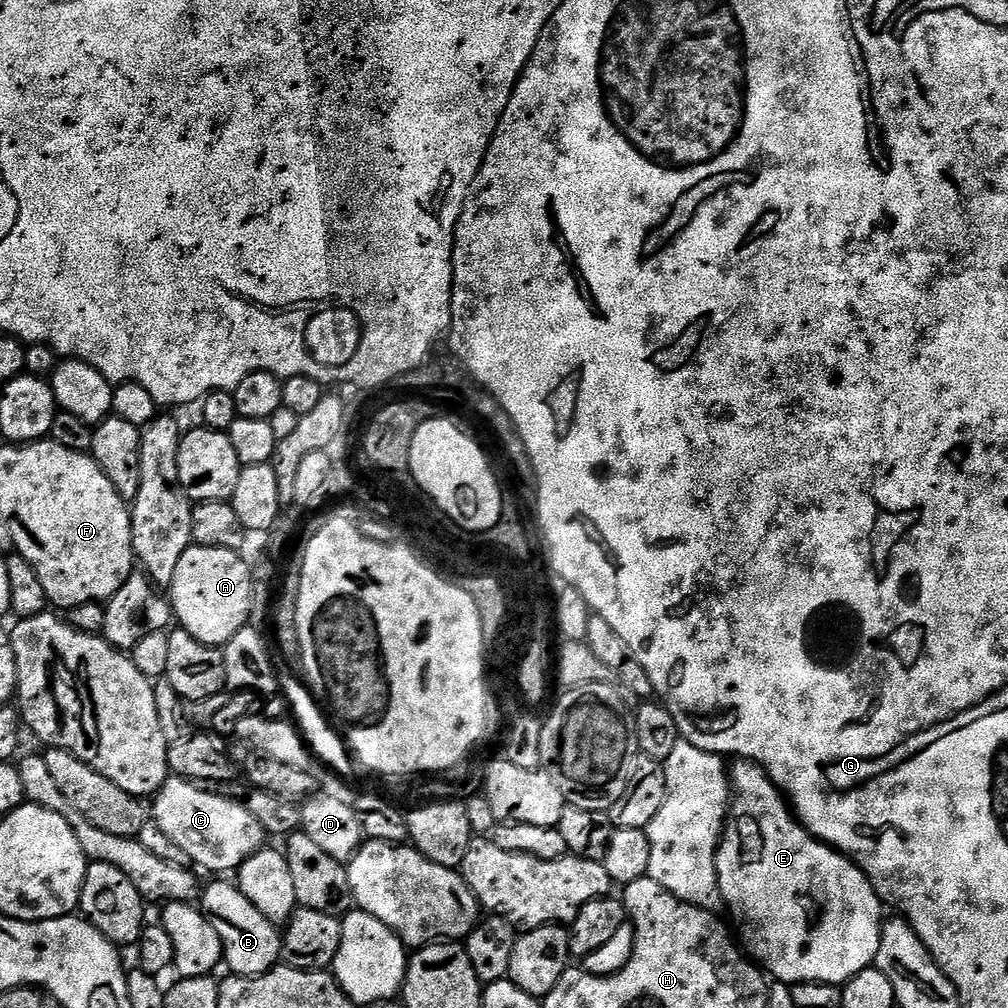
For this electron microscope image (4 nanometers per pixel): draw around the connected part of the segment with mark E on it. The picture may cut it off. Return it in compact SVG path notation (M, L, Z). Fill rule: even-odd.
M733 763L730 783L734 795L720 838L720 849L716 851L716 873L721 901L740 919L739 939L747 955L773 981L791 985L822 982L843 986L862 970L873 967L886 912L864 871L843 852L817 840L796 819L789 801L760 765Z

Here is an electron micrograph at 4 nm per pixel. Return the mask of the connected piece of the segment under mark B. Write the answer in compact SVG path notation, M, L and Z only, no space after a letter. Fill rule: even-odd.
M216 878L212 885L205 887L198 896L198 907L203 912L204 917L210 922L210 926L214 926L214 930L218 930L218 938L222 938L222 946L224 947L223 963L228 964L227 971L234 976L261 976L266 974L272 968L277 967L282 960L282 932L277 925L270 922L270 918L266 918L266 914L255 908L254 902L250 902L250 898L246 898L246 894L242 894L242 890L235 883L229 882L227 879Z

